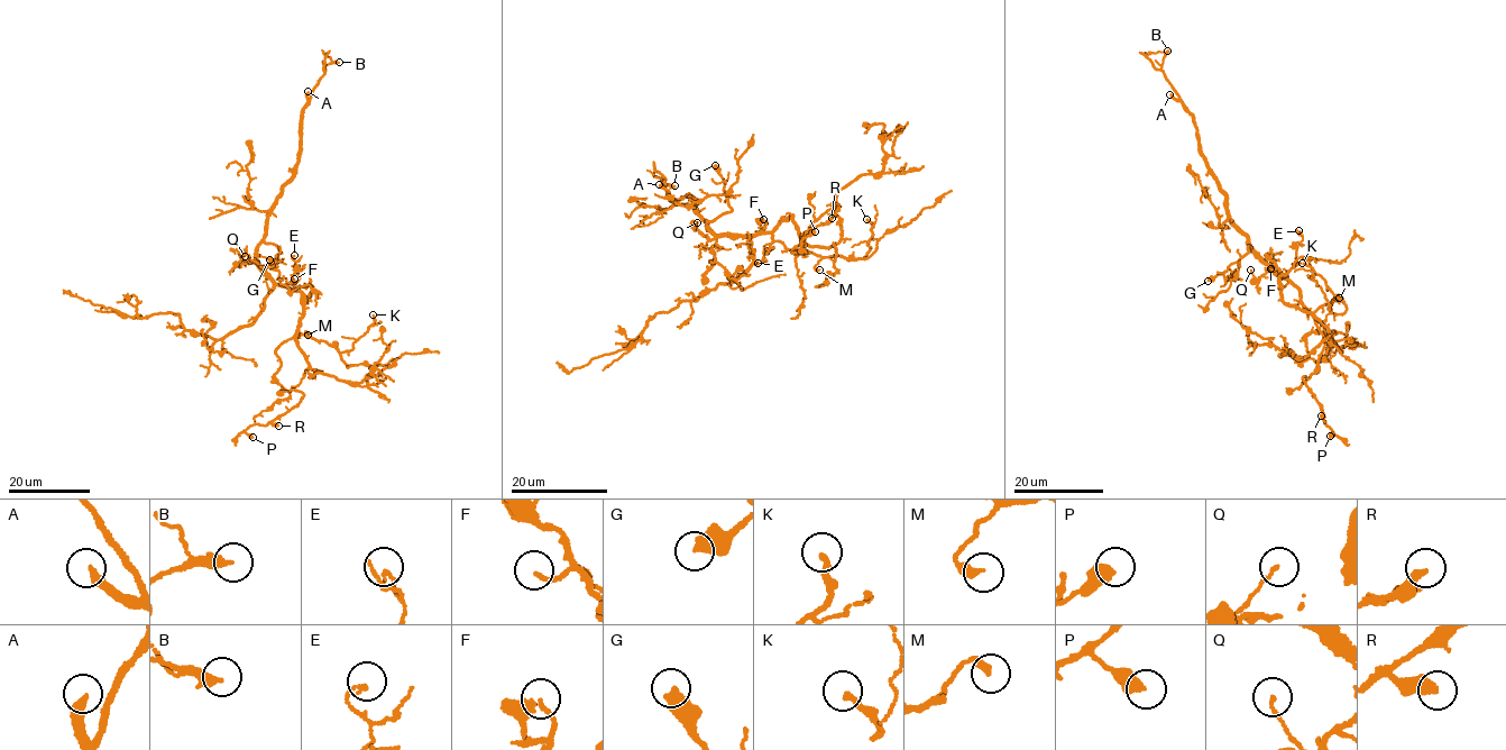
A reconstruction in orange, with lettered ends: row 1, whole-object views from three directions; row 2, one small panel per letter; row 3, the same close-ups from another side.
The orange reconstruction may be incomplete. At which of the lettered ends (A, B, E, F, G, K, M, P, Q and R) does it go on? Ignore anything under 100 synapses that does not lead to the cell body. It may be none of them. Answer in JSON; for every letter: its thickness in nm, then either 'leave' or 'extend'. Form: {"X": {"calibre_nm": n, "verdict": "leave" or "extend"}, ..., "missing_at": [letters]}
{"A": {"calibre_nm": 320, "verdict": "extend"}, "B": {"calibre_nm": 400, "verdict": "leave"}, "E": {"calibre_nm": 140, "verdict": "leave"}, "F": {"calibre_nm": 160, "verdict": "leave"}, "G": {"calibre_nm": 500, "verdict": "leave"}, "K": {"calibre_nm": 240, "verdict": "leave"}, "M": {"calibre_nm": 280, "verdict": "leave"}, "P": {"calibre_nm": 550, "verdict": "leave"}, "Q": {"calibre_nm": 130, "verdict": "leave"}, "R": {"calibre_nm": 360, "verdict": "leave"}, "missing_at": ["A"]}

